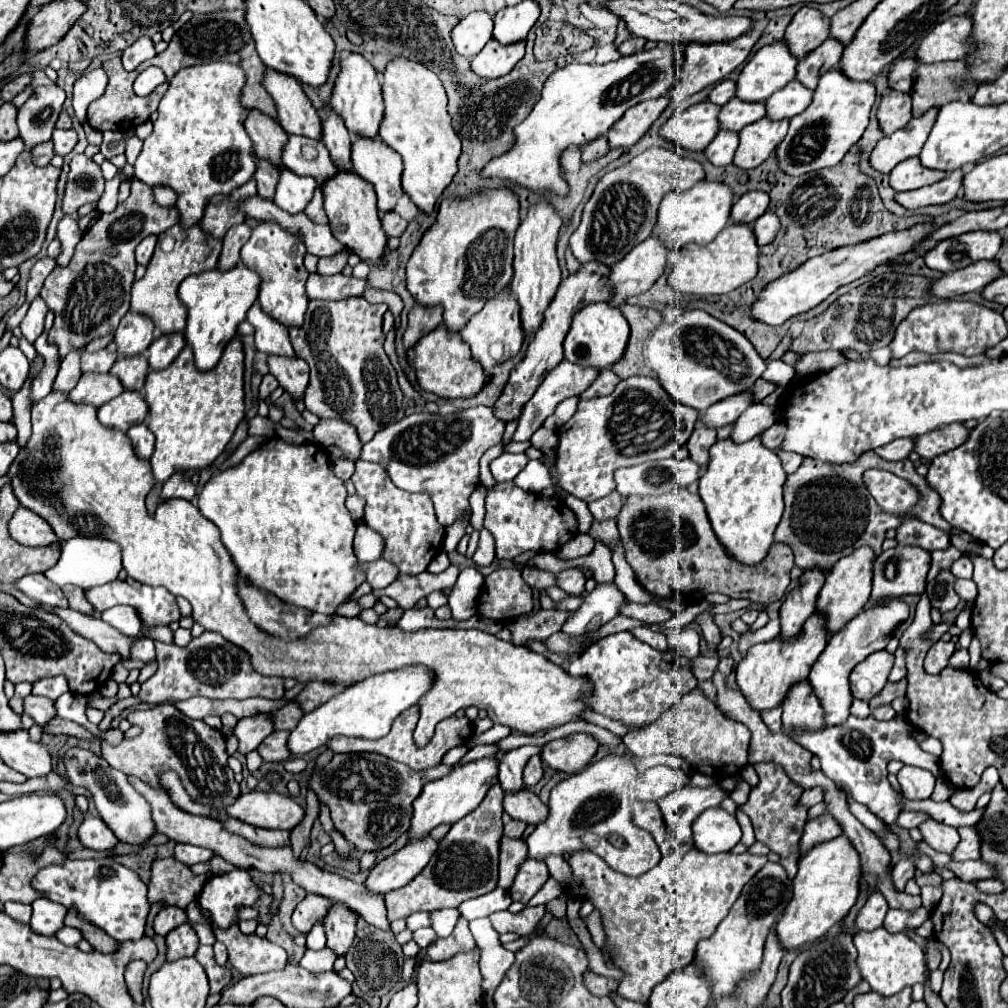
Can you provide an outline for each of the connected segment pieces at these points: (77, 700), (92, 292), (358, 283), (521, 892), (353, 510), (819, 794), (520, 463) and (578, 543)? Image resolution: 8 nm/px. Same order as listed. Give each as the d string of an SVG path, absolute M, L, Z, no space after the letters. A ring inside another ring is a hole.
M65 693L59 701L55 701L55 709L57 709L57 717L75 721L75 723L87 727L89 731L93 731L93 735L99 735L99 729L93 723L89 723L85 717L85 709L87 709L87 697L85 695Z
M135 177L133 183L131 183L129 199L125 203L119 203L113 213L101 213L97 223L91 229L87 229L85 235L81 237L81 241L77 243L69 265L65 265L65 267L55 265L55 269L45 279L43 289L41 289L39 295L43 297L47 307L55 313L55 323L49 331L49 343L55 343L55 347L59 347L59 357L61 359L63 359L63 355L67 355L75 349L85 349L87 343L91 343L93 339L111 335L117 329L119 321L129 311L129 289L131 289L131 283L135 279L135 267L137 267L133 251L135 251L137 243L143 237L151 235L151 233L153 235L163 233L165 229L173 227L177 223L177 219L179 219L177 207L159 207L153 201L151 189ZM109 249L115 249L115 255L109 255L107 253Z
M311 273L307 279L307 297L335 301L347 295L363 295L365 285L367 285L365 279L345 277L343 273L337 273L337 275Z
M527 859L519 867L519 875L515 877L515 883L509 889L509 895L513 901L521 901L523 905L527 905L529 899L543 887L547 879L549 879L547 865L543 861Z
M353 495L353 497L347 497L347 509L349 509L349 513L351 513L351 517L359 523L361 519L363 519L363 505L365 505L365 501L361 499L361 497L357 497L357 495Z
M813 787L813 789L803 791L799 805L803 805L803 807L813 807L813 805L817 805L817 803L821 803L821 801L823 801L823 789L821 789L821 787Z
M503 453L503 455L499 455L497 459L491 461L489 469L491 469L491 473L497 481L511 481L527 465L527 461L529 459L527 459L525 453L519 453L519 455Z
M577 533L558 551L558 557L563 560L575 559L591 553L594 540L587 533Z

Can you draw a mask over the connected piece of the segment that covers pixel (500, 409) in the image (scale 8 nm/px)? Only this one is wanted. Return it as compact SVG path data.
M583 263L579 267L579 271L571 273L567 279L561 281L555 299L551 301L551 305L545 311L545 321L541 325L541 329L535 333L535 339L529 343L525 359L511 371L511 377L503 389L503 395L499 397L499 401L495 403L495 415L503 421L511 421L515 417L519 417L519 411L523 409L523 403L527 403L527 399L531 399L531 395L535 393L535 389L539 387L539 383L545 379L545 375L561 363L563 359L563 339L571 327L571 319L573 315L585 305L585 303L593 303L593 301L607 301L611 299L611 283L609 283L609 273L611 267L603 267L603 263Z

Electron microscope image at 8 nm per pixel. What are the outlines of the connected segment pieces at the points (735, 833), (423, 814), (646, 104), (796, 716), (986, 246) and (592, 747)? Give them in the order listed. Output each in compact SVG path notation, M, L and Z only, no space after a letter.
M715 807L703 811L693 823L695 847L703 853L723 853L735 847L741 839L739 823L727 811Z
M485 757L479 761L471 761L467 765L461 765L459 769L453 769L447 777L429 781L421 795L413 803L413 817L411 817L411 827L407 831L409 843L425 839L437 825L453 825L461 817L467 815L467 811L475 809L481 799L485 797L487 789L497 783L497 759L495 757Z
M663 95L663 97L643 101L635 107L631 107L623 115L623 119L619 119L619 123L615 123L615 127L611 127L611 131L607 133L609 147L611 149L633 147L649 131L649 127L661 115L661 111L667 107L667 103L669 103L669 95Z
M801 681L791 687L783 701L783 727L803 727L819 731L825 727L823 709L819 699L813 695L809 681Z
M971 231L957 235L955 239L943 239L925 255L925 263L931 269L949 273L963 269L979 259L995 259L1001 247L1001 235L997 231Z
M573 733L563 739L549 741L541 749L541 759L555 771L563 773L579 773L583 767L589 765L597 751L597 741L591 735Z

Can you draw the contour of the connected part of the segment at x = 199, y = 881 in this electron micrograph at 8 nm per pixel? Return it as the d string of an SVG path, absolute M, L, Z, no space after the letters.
M157 857L151 863L149 901L163 901L165 905L177 905L185 909L191 901L197 899L205 881L205 875L193 875L187 865L175 861L173 857Z

